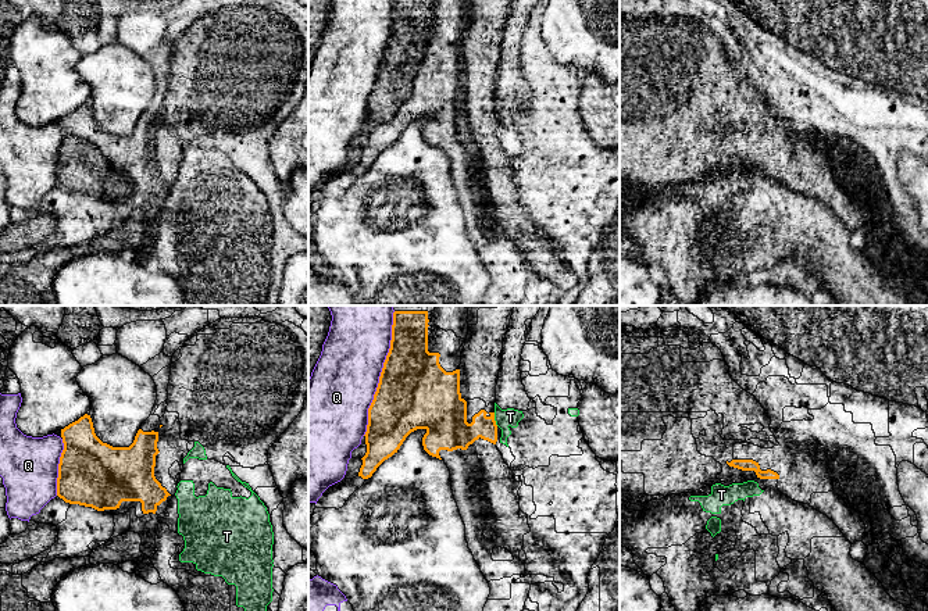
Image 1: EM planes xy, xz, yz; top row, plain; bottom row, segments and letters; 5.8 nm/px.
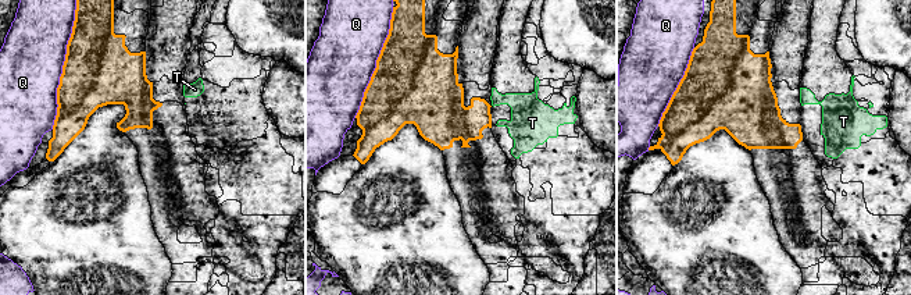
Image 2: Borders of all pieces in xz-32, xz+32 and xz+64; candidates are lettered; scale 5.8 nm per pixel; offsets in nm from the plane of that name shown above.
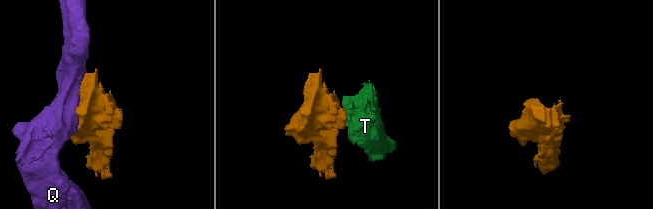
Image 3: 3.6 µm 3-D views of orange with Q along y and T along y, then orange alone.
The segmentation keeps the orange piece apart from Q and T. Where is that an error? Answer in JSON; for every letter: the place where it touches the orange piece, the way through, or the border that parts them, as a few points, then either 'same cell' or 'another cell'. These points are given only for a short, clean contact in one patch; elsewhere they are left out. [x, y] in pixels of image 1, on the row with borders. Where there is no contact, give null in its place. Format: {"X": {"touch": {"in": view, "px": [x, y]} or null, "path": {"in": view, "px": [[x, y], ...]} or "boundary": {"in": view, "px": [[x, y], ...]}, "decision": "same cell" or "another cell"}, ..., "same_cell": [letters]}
{"Q": {"touch": {"in": "xz", "px": [381, 374]}, "decision": "another cell"}, "T": {"touch": {"in": "xz", "px": [493, 420]}, "boundary": {"in": "xz", "px": [[493, 413], [493, 420], [498, 425]]}, "decision": "another cell"}, "same_cell": []}

